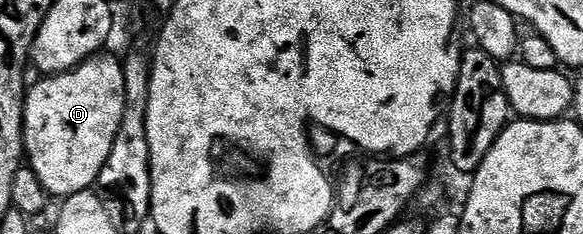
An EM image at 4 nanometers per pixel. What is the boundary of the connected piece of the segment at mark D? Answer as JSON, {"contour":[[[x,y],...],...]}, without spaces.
{"contour":[[[107,54],[93,55],[63,75],[40,78],[40,83],[32,82],[27,92],[23,114],[25,163],[33,173],[37,173],[48,196],[55,198],[56,195],[56,200],[62,201],[75,193],[92,190],[99,182],[109,149],[113,149],[113,137],[117,137],[117,129],[125,113],[125,73],[122,62]]]}

